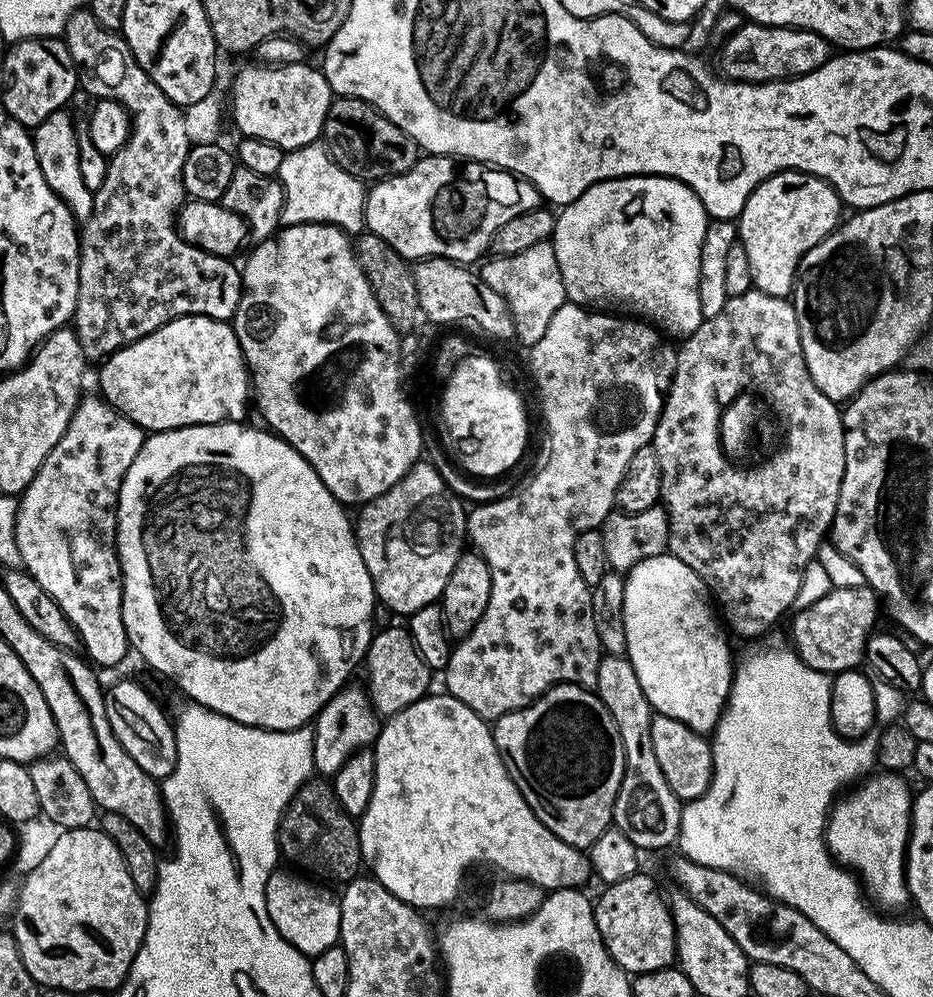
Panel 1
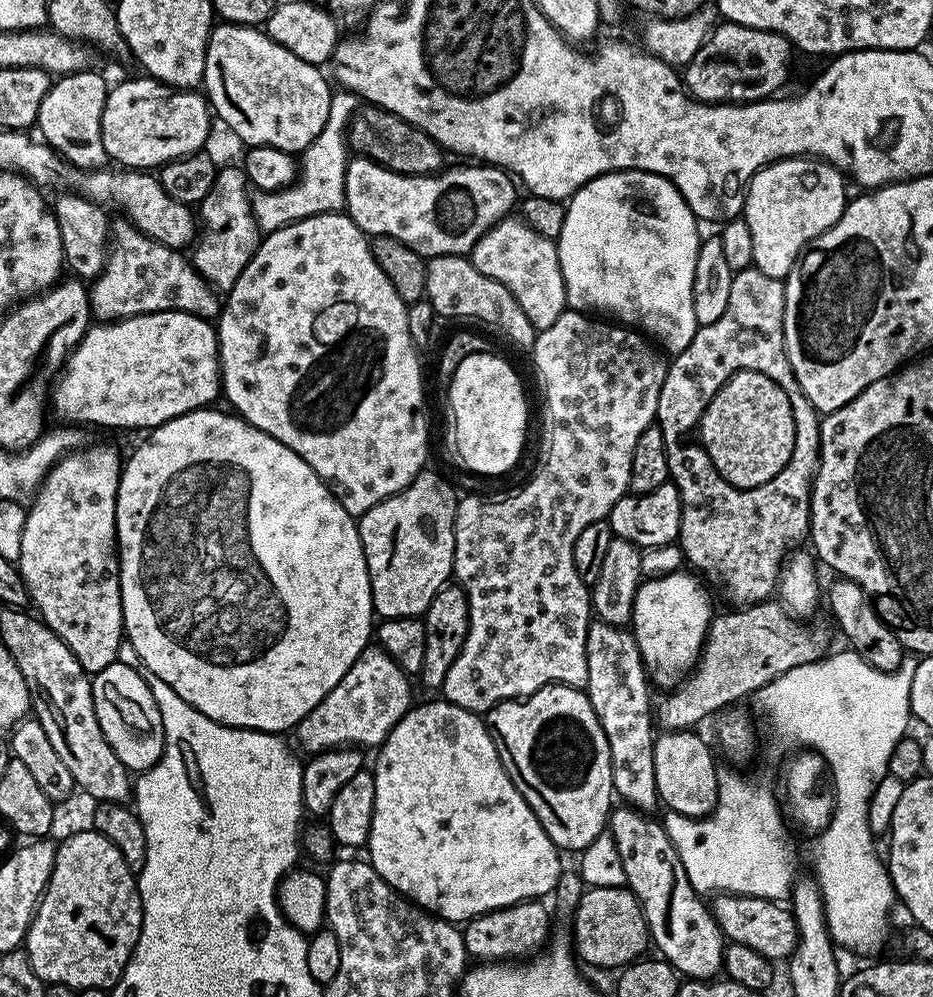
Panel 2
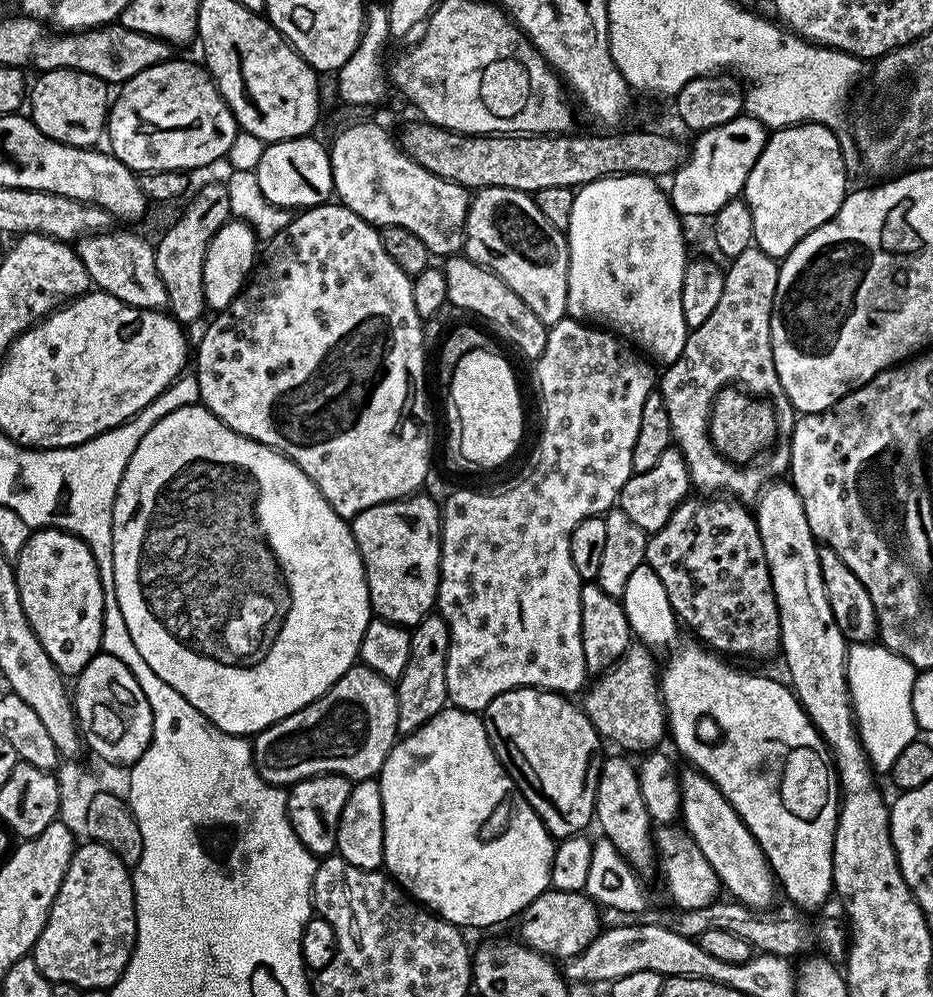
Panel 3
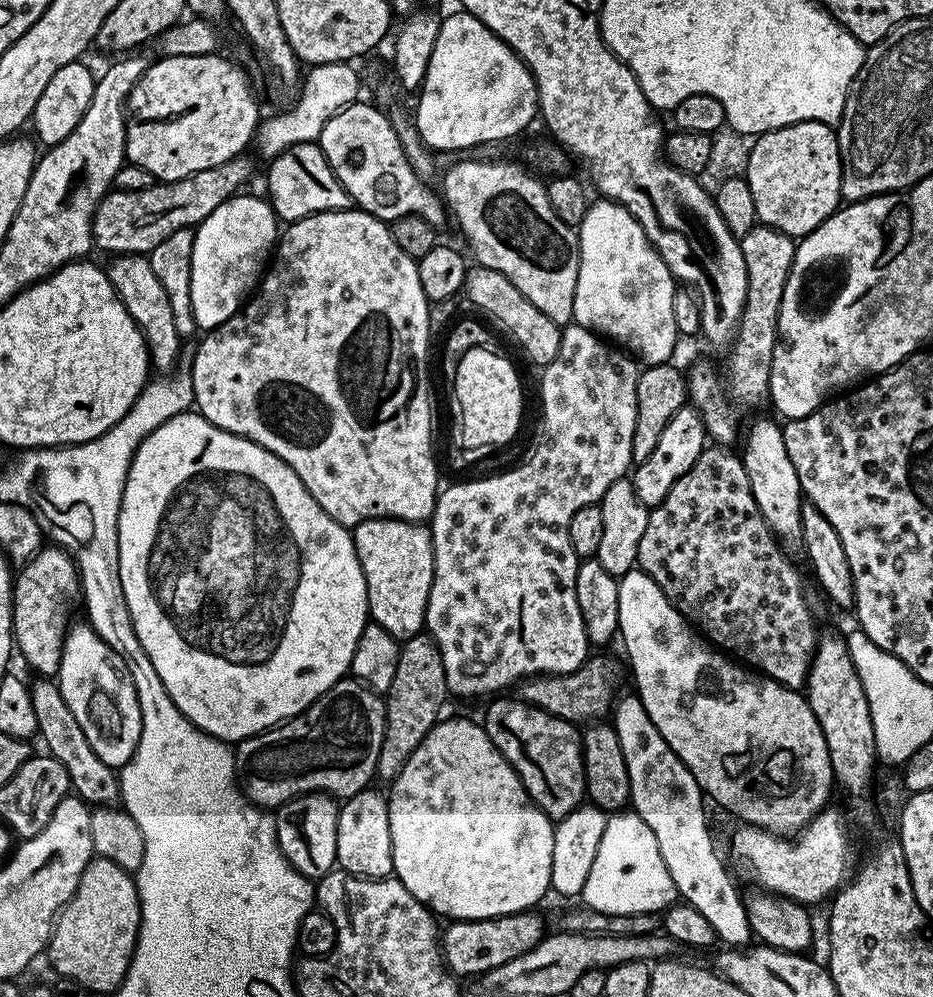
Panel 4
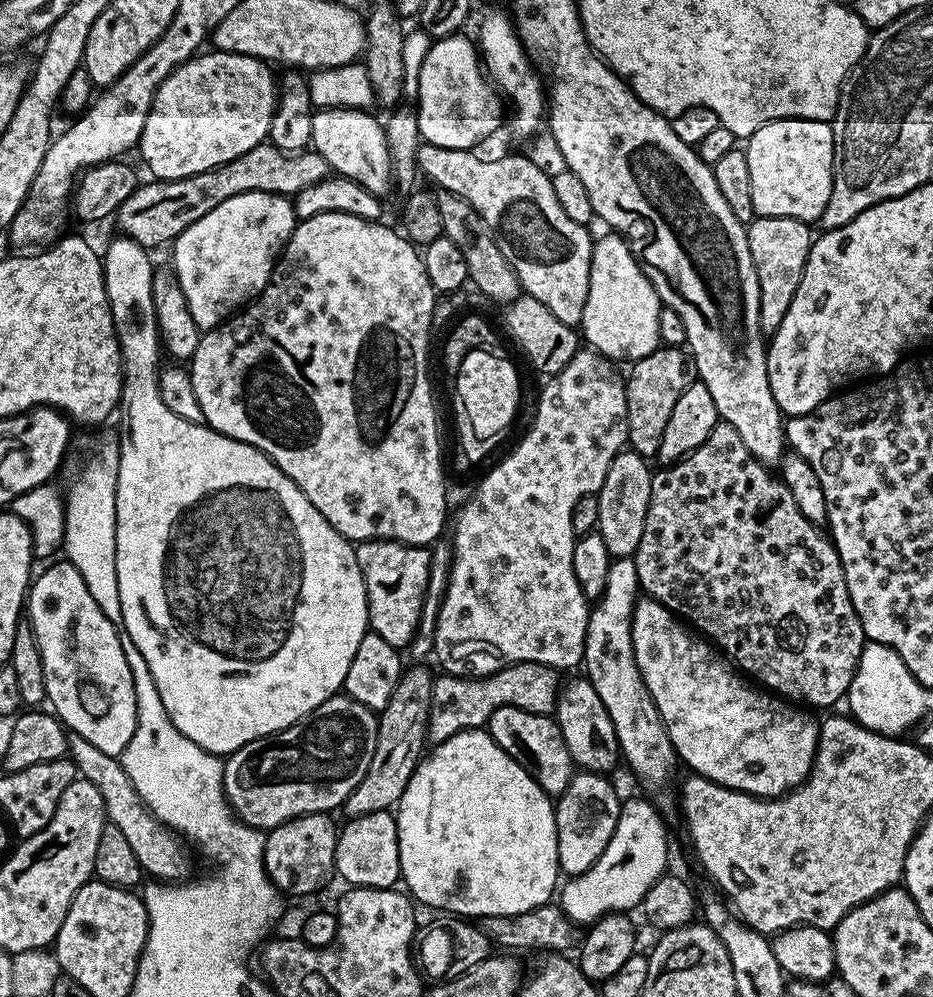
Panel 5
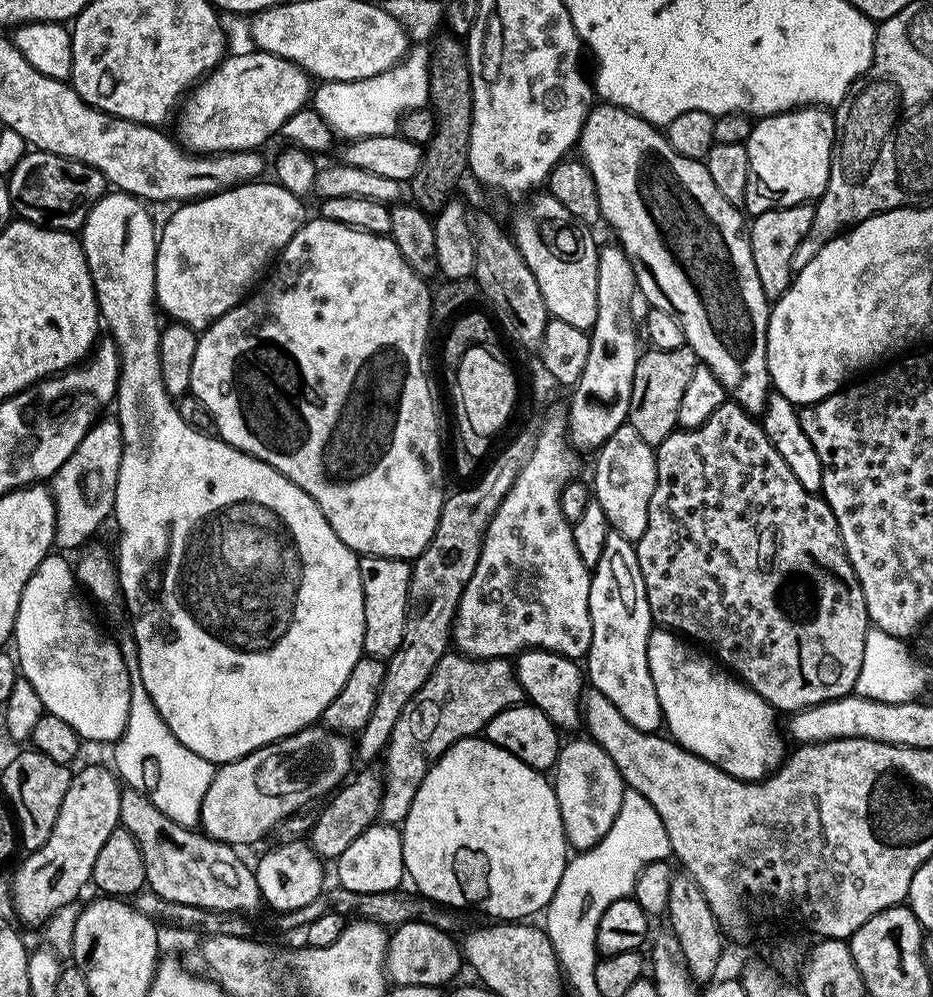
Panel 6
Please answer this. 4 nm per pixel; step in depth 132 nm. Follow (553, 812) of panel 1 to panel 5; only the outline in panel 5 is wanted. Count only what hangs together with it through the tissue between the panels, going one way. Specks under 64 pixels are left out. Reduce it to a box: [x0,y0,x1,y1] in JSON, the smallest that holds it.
[486,708,574,798]

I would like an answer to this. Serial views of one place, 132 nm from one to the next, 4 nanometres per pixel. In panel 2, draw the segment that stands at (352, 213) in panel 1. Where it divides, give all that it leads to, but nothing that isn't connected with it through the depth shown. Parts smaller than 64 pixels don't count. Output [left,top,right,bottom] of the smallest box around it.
[251,89,360,232]

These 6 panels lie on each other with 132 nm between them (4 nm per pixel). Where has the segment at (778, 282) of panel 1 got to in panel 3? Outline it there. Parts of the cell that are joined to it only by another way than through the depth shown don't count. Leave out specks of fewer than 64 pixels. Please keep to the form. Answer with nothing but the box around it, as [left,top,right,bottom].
[742,124,850,262]

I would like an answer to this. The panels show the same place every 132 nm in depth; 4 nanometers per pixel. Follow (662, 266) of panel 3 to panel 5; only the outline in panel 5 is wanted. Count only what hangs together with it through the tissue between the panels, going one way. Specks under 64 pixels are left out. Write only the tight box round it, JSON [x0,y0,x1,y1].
[579,234,662,362]

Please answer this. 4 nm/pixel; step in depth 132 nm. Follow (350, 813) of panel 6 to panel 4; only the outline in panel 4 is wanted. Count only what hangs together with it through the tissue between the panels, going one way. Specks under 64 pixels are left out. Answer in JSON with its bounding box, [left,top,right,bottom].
[376,634,450,782]

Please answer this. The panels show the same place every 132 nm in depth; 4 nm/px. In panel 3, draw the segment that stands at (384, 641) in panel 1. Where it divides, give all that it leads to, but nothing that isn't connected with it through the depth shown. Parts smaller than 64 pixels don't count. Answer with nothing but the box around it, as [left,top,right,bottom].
[251,663,398,786]

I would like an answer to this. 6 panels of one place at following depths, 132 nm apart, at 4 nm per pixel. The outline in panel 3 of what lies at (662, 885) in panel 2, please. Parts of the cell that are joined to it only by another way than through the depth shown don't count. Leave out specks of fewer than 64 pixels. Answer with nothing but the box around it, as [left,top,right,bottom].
[595,754,657,869]

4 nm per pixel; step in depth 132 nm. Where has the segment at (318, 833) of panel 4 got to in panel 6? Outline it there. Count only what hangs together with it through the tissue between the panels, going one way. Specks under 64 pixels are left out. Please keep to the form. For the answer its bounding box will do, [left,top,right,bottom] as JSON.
[254,838,326,914]

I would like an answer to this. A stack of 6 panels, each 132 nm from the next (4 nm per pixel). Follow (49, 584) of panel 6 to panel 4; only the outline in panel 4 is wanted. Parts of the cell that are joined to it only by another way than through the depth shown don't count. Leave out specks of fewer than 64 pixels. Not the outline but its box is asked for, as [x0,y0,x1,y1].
[58,623,142,768]

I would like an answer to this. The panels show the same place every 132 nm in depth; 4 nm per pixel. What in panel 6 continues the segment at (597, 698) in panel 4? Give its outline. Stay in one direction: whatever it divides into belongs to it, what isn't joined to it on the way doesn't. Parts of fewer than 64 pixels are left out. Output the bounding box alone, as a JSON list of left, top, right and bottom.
[379,654,526,825]

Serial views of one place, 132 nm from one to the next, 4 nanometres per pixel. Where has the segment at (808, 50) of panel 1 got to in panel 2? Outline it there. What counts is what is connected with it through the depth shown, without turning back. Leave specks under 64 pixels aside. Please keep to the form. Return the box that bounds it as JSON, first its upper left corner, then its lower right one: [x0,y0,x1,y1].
[682,22,794,104]

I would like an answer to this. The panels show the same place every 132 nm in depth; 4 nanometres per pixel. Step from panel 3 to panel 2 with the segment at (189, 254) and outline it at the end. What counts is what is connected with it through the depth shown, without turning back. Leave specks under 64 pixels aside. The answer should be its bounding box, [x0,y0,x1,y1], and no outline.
[190,167,262,294]

